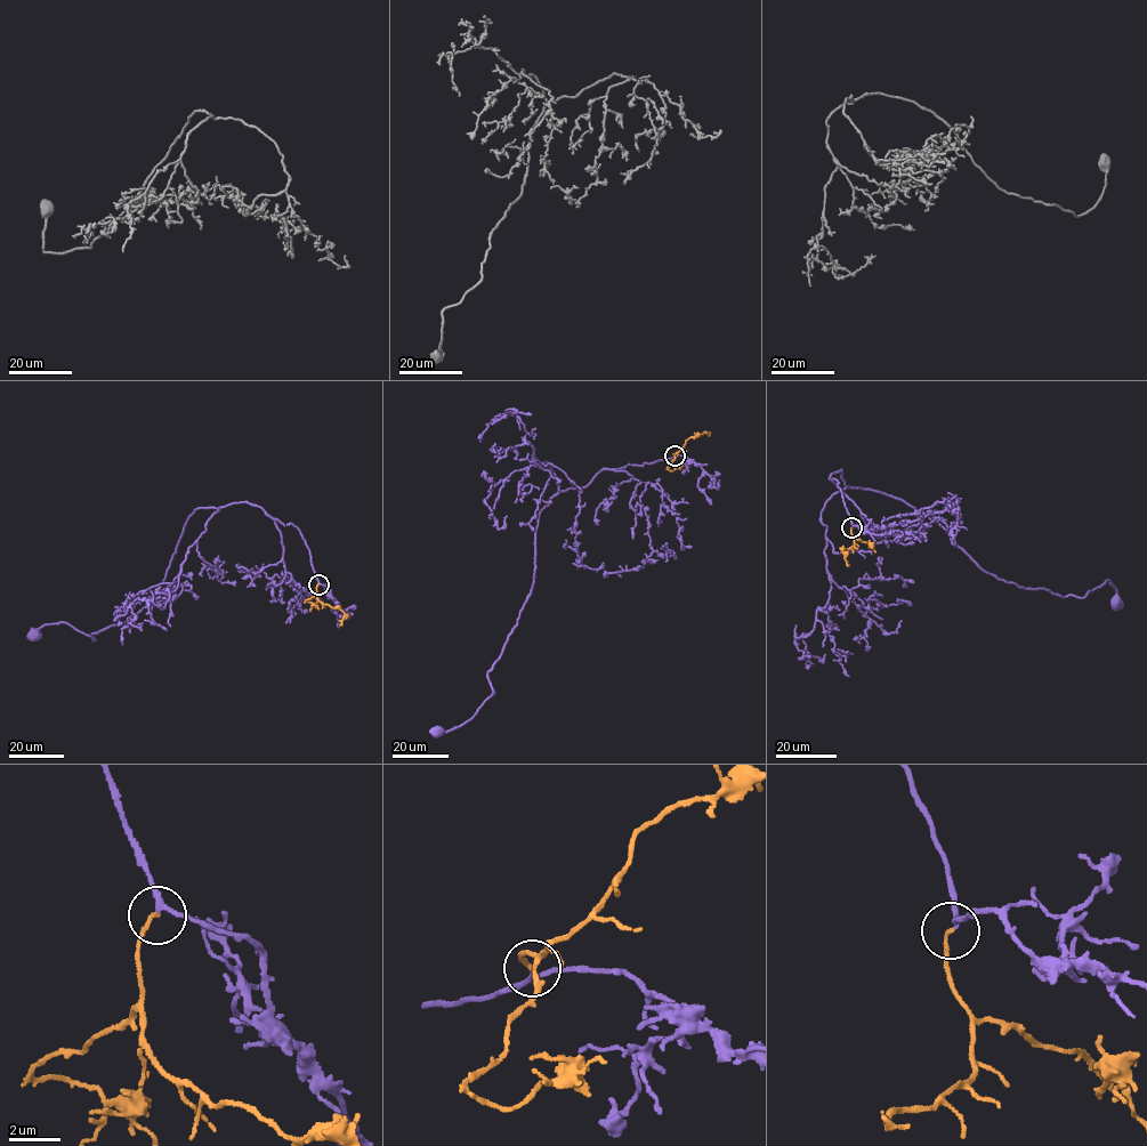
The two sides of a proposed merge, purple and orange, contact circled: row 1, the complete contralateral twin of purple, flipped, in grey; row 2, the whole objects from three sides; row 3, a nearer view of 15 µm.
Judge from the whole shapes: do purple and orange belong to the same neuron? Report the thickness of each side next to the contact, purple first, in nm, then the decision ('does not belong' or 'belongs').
160 nm thick on the purple side, 150 nm on the other; belongs

